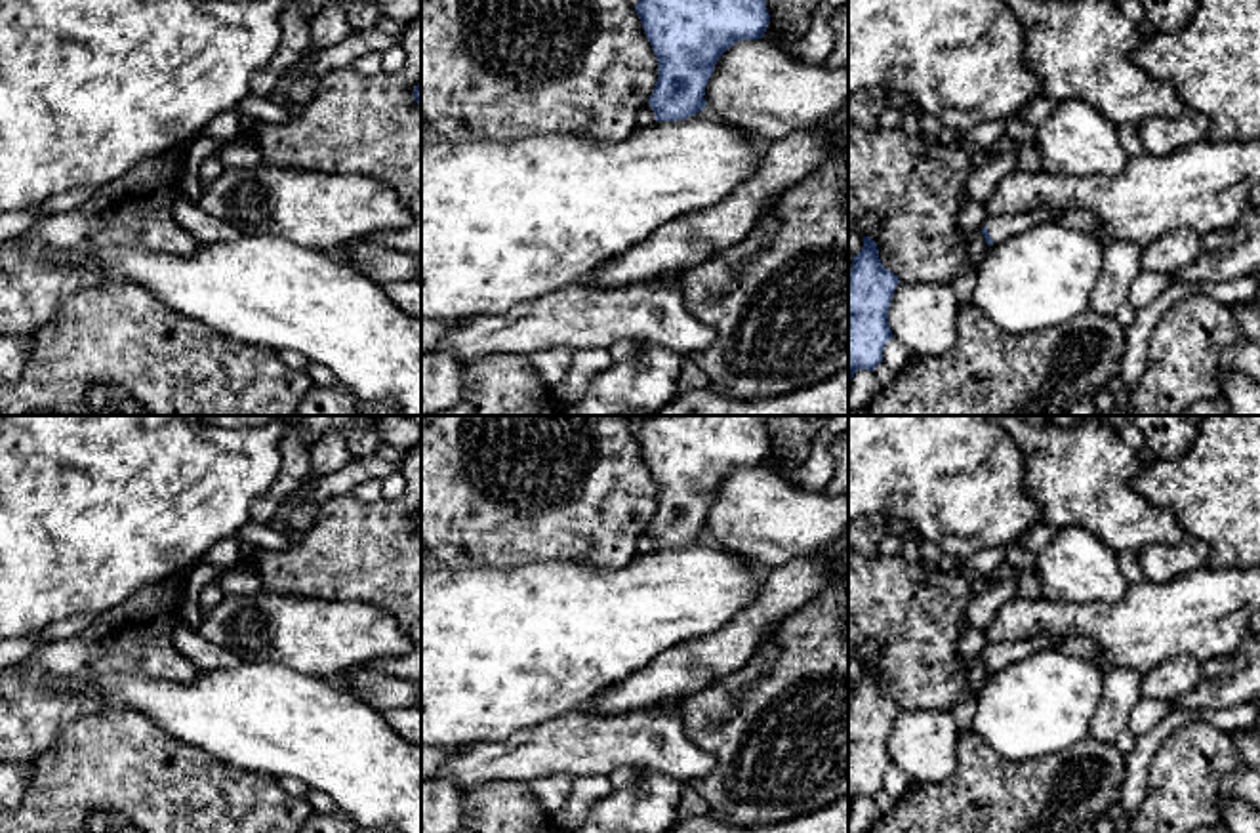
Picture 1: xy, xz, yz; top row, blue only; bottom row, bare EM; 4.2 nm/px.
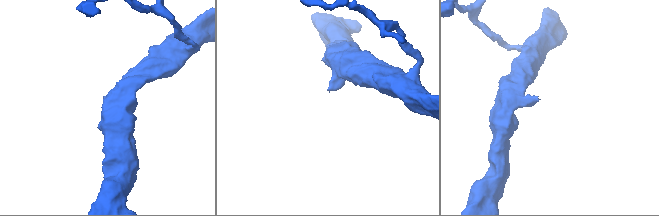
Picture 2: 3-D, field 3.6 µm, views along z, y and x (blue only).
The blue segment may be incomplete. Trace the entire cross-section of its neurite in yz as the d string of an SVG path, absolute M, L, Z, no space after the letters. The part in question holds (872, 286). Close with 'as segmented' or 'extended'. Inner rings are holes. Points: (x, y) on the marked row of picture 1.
M864 236L848 274L848 385L858 370L873 372L883 362L884 345L894 337L888 309L898 284L883 267L877 244Z | as segmented

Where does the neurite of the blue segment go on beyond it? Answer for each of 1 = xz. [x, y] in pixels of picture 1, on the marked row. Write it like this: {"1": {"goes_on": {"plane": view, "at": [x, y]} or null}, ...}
{"1": {"goes_on": null}}

